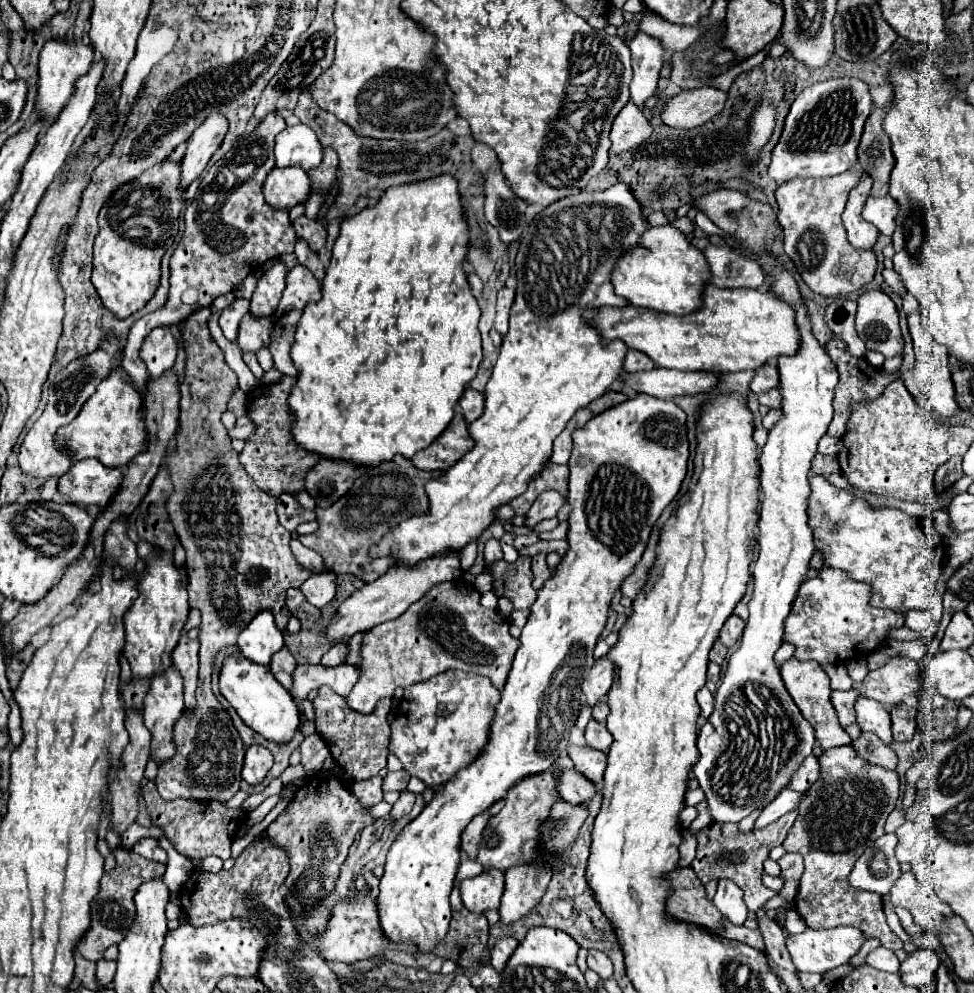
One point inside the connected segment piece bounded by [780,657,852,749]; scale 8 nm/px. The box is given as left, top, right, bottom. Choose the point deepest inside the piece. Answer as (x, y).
(808, 685)

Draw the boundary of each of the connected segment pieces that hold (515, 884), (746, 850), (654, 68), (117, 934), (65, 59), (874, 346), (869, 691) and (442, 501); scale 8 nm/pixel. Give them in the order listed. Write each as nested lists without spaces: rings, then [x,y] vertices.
[[[532,863],[510,867],[510,871],[506,871],[500,923],[514,923],[522,919],[530,909],[534,909],[544,895],[552,875],[554,871],[546,871],[546,867],[534,867]]]
[[[790,811],[784,817],[780,817],[778,821],[766,825],[764,829],[752,829],[748,833],[738,831],[738,827],[734,823],[710,823],[708,827],[700,829],[694,835],[698,841],[696,859],[692,861],[694,873],[698,875],[702,885],[706,885],[712,879],[714,881],[720,881],[720,879],[734,881],[744,891],[744,903],[746,903],[748,911],[758,911],[760,907],[764,907],[764,903],[770,897],[776,895],[774,891],[770,891],[762,885],[762,863],[768,857],[772,847],[782,845],[786,833],[794,825],[796,815],[798,815],[798,811]]]
[[[638,31],[628,47],[632,51],[634,69],[630,93],[632,101],[642,107],[644,101],[656,93],[658,75],[662,69],[662,45],[658,43],[658,39],[650,39],[650,35]]]
[[[118,847],[112,851],[116,865],[112,871],[104,871],[102,879],[100,879],[100,891],[94,897],[94,901],[90,903],[90,927],[88,931],[82,935],[82,939],[78,941],[76,949],[88,959],[88,961],[100,961],[104,957],[104,951],[110,945],[116,945],[122,941],[126,929],[130,927],[132,919],[134,919],[134,895],[136,889],[140,887],[142,881],[164,875],[164,865],[162,863],[154,863],[150,859],[144,859],[140,855],[134,855],[134,851]]]
[[[50,39],[46,41],[42,53],[40,53],[40,83],[38,83],[38,97],[36,97],[36,113],[44,117],[46,121],[54,121],[66,101],[70,99],[74,91],[74,83],[78,77],[82,77],[92,61],[94,61],[94,51],[90,51],[90,43],[84,39]]]
[[[866,291],[858,297],[858,313],[856,313],[856,331],[868,349],[880,351],[884,357],[894,357],[902,353],[904,339],[898,327],[898,311],[894,301],[884,291]]]
[[[890,657],[884,667],[866,675],[858,691],[884,705],[900,705],[920,693],[920,663],[906,657]]]
[[[616,183],[614,187],[602,193],[580,191],[570,199],[560,199],[552,203],[534,217],[518,247],[518,291],[510,311],[510,329],[504,335],[496,367],[486,383],[484,413],[480,419],[468,425],[470,437],[476,445],[442,477],[430,479],[426,483],[426,495],[430,499],[428,513],[406,519],[404,523],[394,527],[376,547],[370,547],[370,559],[394,557],[396,565],[402,567],[392,567],[386,575],[378,577],[372,583],[366,583],[338,607],[336,615],[326,627],[326,639],[330,645],[346,643],[356,633],[370,631],[380,623],[396,619],[406,611],[406,607],[416,603],[430,587],[434,587],[434,583],[442,583],[444,579],[458,579],[462,575],[458,561],[460,553],[450,555],[450,551],[462,551],[468,543],[482,537],[482,533],[496,519],[494,511],[502,505],[508,505],[514,497],[522,495],[528,483],[540,475],[544,463],[552,455],[552,441],[564,431],[568,419],[578,409],[604,395],[606,389],[614,383],[616,375],[622,371],[622,361],[628,349],[622,345],[622,341],[614,341],[604,347],[598,339],[598,331],[582,319],[582,313],[592,307],[628,305],[626,299],[614,293],[614,287],[610,283],[610,271],[616,257],[620,257],[626,247],[636,245],[638,237],[646,229],[648,223],[644,221],[642,207],[632,195],[630,187],[626,187],[626,183]]]

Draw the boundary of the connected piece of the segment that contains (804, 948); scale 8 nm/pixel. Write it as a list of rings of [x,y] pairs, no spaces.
[[[836,927],[836,929],[822,929],[822,931],[806,929],[804,933],[790,935],[786,939],[786,947],[788,947],[788,953],[790,953],[796,969],[808,971],[808,973],[818,973],[818,975],[824,975],[826,971],[848,963],[848,959],[858,953],[862,943],[864,943],[864,935],[856,927]]]

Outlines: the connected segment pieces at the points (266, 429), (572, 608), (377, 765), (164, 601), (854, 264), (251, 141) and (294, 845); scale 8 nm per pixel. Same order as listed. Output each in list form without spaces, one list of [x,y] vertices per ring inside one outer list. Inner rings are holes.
[[[282,377],[278,383],[272,385],[258,385],[248,393],[248,409],[246,417],[254,423],[254,433],[246,439],[246,445],[240,453],[240,463],[246,467],[248,475],[254,479],[258,489],[264,493],[278,497],[280,493],[300,493],[304,491],[304,477],[306,473],[320,461],[320,455],[308,453],[300,449],[290,439],[290,423],[292,413],[288,409],[288,395],[294,385],[294,377]]]
[[[636,395],[634,399],[628,399],[596,417],[592,417],[584,427],[576,429],[572,433],[572,455],[570,455],[570,461],[568,461],[568,467],[570,467],[570,493],[568,493],[568,503],[572,505],[572,513],[570,513],[570,529],[568,529],[568,543],[570,543],[570,549],[566,553],[566,557],[562,559],[562,563],[556,567],[556,573],[552,579],[546,581],[546,585],[538,591],[538,599],[536,603],[532,605],[532,615],[528,619],[528,623],[524,625],[522,629],[522,635],[520,635],[520,647],[516,651],[516,657],[514,657],[514,663],[512,663],[512,669],[510,669],[510,675],[508,675],[508,681],[502,689],[502,699],[500,703],[496,705],[496,715],[492,719],[492,725],[490,725],[490,743],[482,749],[482,755],[478,759],[474,759],[474,763],[470,763],[470,767],[464,767],[462,771],[458,771],[458,775],[450,781],[446,781],[444,785],[438,787],[434,799],[424,807],[424,811],[414,819],[410,821],[402,831],[400,835],[396,837],[396,841],[392,843],[390,851],[388,851],[388,857],[386,857],[386,871],[384,871],[384,877],[380,879],[380,895],[378,895],[378,911],[380,911],[380,925],[386,933],[386,937],[390,941],[404,941],[404,939],[410,939],[414,941],[422,953],[426,951],[432,951],[434,945],[444,939],[446,931],[448,931],[448,923],[450,923],[450,917],[452,917],[452,909],[450,909],[450,891],[452,891],[452,885],[454,885],[454,877],[458,873],[458,867],[460,867],[460,855],[462,855],[462,849],[460,849],[460,835],[464,833],[466,825],[480,813],[488,811],[496,801],[504,799],[508,789],[512,789],[518,781],[522,781],[524,777],[528,775],[538,775],[546,769],[550,769],[556,759],[566,751],[568,747],[568,741],[570,741],[570,731],[576,723],[576,717],[580,713],[580,685],[582,685],[582,679],[588,675],[590,667],[594,665],[594,659],[592,659],[592,651],[594,651],[594,645],[606,625],[606,611],[610,607],[610,601],[614,597],[616,591],[620,591],[620,585],[622,581],[632,573],[634,565],[640,561],[644,549],[646,549],[646,543],[648,543],[648,537],[650,537],[650,531],[656,523],[656,519],[660,517],[660,513],[664,511],[664,507],[678,495],[680,491],[680,485],[682,485],[682,479],[686,477],[686,465],[688,465],[688,437],[686,437],[686,413],[674,405],[672,401],[662,401],[662,399],[656,399],[656,397],[650,397],[650,395]]]
[[[320,687],[318,697],[312,701],[314,705],[314,719],[316,719],[316,731],[318,735],[328,743],[330,753],[334,761],[348,773],[352,773],[354,781],[362,781],[368,777],[378,775],[382,767],[386,767],[388,757],[388,737],[390,737],[390,725],[388,725],[388,711],[390,711],[390,699],[380,699],[376,705],[376,711],[370,715],[362,715],[356,711],[348,711],[344,697],[336,695],[330,687]]]
[[[144,539],[136,541],[138,557],[146,563],[146,573],[138,579],[138,599],[124,615],[124,633],[126,633],[126,645],[124,645],[124,657],[128,659],[132,673],[136,677],[154,677],[158,673],[164,673],[168,667],[172,667],[170,653],[174,651],[182,627],[188,619],[188,595],[186,595],[186,583],[180,575],[178,567],[174,565],[172,555]]]
[[[850,169],[842,175],[826,179],[790,179],[774,191],[778,203],[778,221],[784,231],[784,251],[794,261],[798,273],[814,293],[842,297],[862,289],[874,279],[874,251],[852,249],[842,225],[842,211],[846,207],[848,193],[858,185],[860,177],[860,169]],[[848,255],[856,257],[854,261],[848,261],[848,265],[842,265],[842,259]]]
[[[266,115],[266,119],[262,119],[262,123],[258,123],[252,133],[244,135],[238,147],[230,149],[220,161],[210,167],[210,171],[202,179],[198,193],[188,203],[184,213],[184,237],[180,239],[170,259],[168,301],[162,309],[144,315],[130,327],[124,347],[122,369],[132,377],[134,385],[140,389],[142,395],[146,391],[148,371],[138,351],[142,347],[142,339],[154,327],[182,323],[182,319],[186,319],[186,315],[192,315],[198,307],[210,307],[216,297],[234,291],[234,287],[238,287],[250,271],[262,267],[270,259],[294,251],[296,231],[290,223],[288,211],[278,211],[270,207],[262,195],[262,183],[266,175],[276,167],[274,137],[284,127],[286,123],[280,115]],[[188,287],[198,287],[200,299],[196,305],[182,303],[182,293]]]
[[[322,773],[306,779],[286,811],[266,829],[270,839],[290,855],[290,875],[284,885],[286,905],[292,907],[294,915],[310,909],[334,889],[340,865],[346,861],[358,831],[374,821],[376,819],[358,803],[358,799],[354,799],[354,793],[338,775]]]

